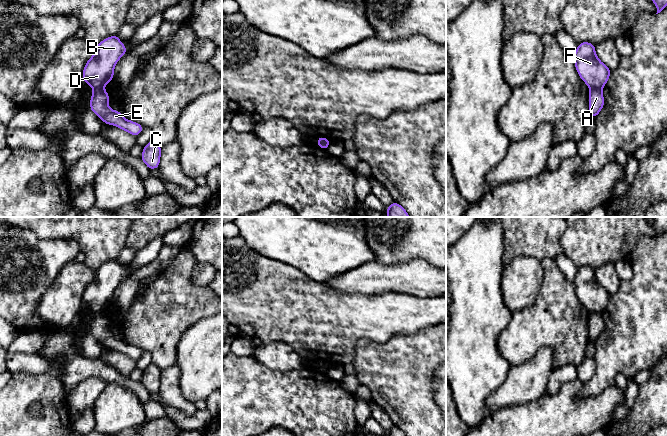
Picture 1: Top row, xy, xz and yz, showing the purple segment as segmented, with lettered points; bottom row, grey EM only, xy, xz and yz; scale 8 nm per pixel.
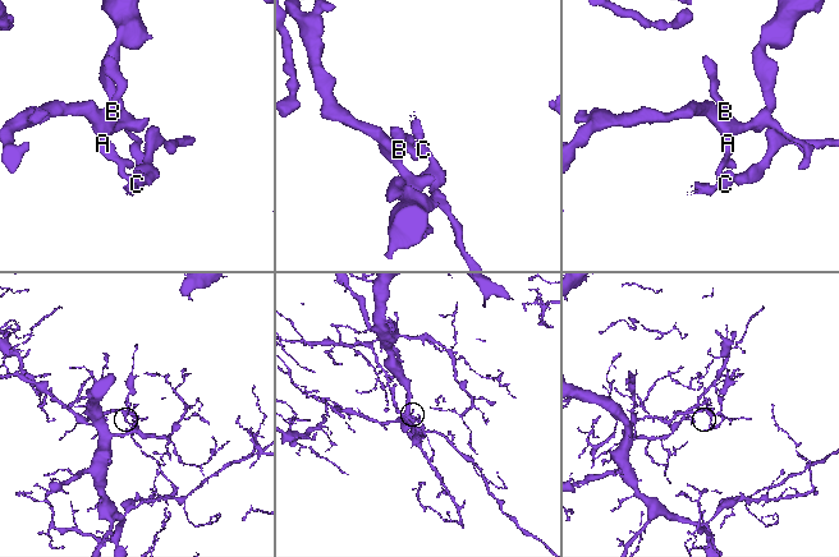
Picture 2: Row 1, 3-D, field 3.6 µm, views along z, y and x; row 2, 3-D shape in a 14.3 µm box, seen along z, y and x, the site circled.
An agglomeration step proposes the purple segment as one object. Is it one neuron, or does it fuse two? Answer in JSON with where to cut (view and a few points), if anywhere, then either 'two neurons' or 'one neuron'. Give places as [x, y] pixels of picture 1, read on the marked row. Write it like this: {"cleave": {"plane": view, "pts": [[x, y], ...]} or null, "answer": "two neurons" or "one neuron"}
{"cleave": {"plane": "yz", "pts": [[590, 88], [601, 89]]}, "answer": "two neurons"}

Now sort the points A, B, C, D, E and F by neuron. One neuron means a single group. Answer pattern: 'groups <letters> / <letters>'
groups A C E / B D F

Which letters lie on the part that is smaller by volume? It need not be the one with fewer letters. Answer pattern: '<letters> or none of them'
A, C, E

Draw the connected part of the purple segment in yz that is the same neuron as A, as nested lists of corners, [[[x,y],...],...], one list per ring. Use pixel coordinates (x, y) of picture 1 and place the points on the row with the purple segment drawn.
[[[590,89],[589,93],[589,115],[595,118],[604,106],[602,89]]]

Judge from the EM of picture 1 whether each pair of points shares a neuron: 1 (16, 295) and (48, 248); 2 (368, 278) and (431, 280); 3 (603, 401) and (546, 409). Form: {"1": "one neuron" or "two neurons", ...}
{"1": "one neuron", "2": "one neuron", "3": "one neuron"}

